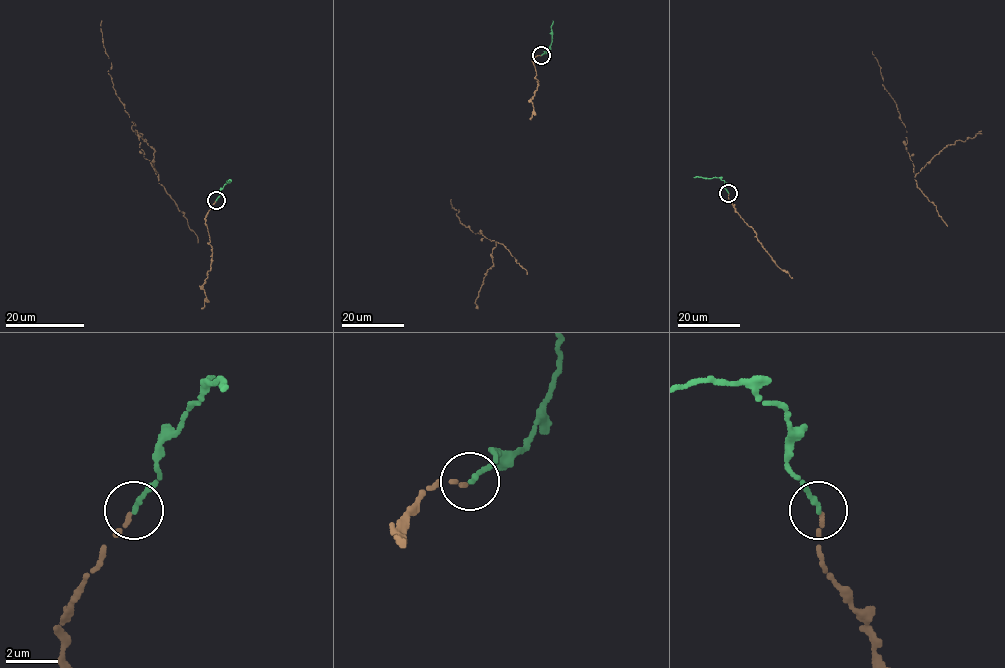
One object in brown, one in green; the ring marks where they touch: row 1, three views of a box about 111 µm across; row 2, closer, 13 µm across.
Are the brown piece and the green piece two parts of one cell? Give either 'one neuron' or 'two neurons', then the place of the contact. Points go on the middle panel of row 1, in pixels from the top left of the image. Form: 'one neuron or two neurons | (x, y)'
one neuron | (541, 55)

